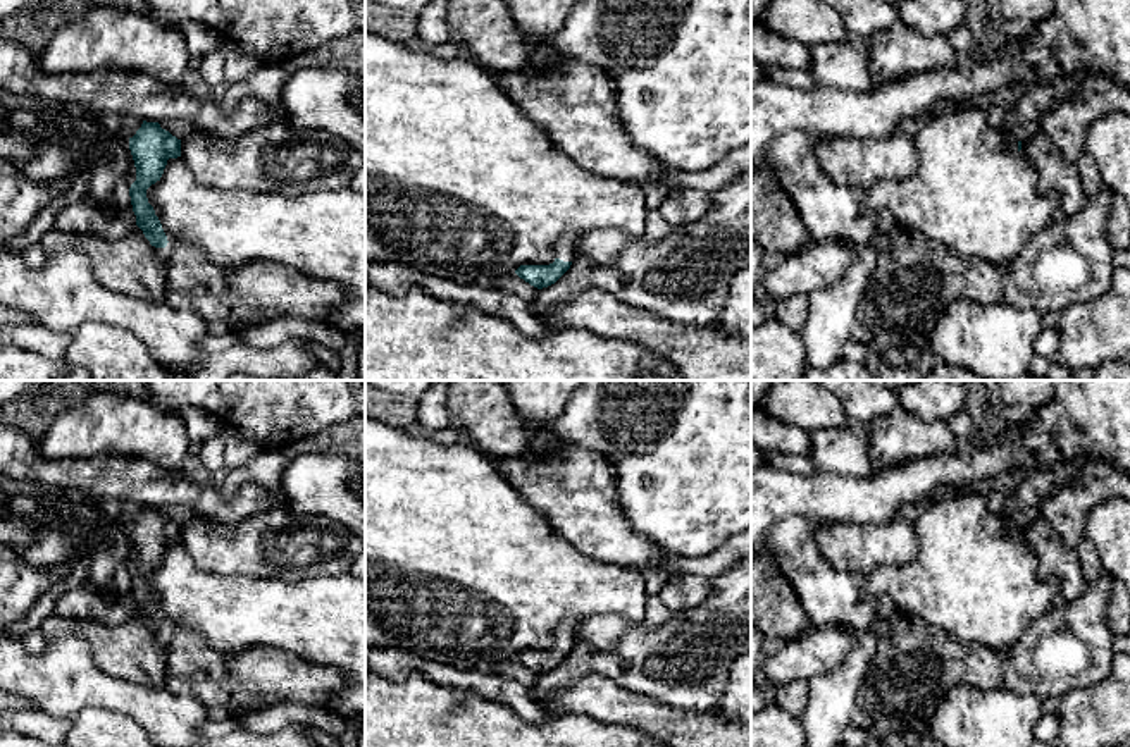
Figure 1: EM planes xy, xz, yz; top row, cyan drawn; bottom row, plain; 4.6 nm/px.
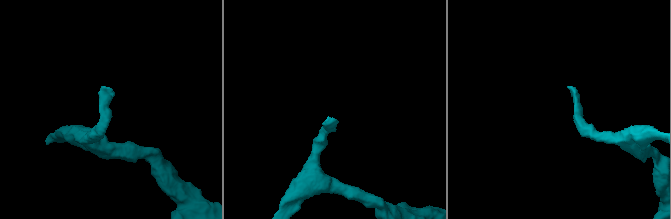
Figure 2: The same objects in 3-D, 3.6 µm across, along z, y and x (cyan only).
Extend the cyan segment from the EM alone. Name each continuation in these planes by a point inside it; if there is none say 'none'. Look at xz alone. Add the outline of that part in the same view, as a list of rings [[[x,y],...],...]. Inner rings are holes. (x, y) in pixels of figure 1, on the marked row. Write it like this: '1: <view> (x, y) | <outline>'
1: xz (565, 248) | [[[567,232],[558,238],[555,244],[555,258],[560,258],[563,262],[572,262],[577,255],[579,243],[584,234],[581,232]]]

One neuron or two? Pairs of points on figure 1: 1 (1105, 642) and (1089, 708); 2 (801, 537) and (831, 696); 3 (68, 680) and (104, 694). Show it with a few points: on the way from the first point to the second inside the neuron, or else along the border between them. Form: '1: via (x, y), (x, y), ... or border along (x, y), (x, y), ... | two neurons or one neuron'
1: border along (1111, 661), (1103, 679), (1060, 697) | two neurons
2: via (815, 577), (862, 623), (860, 656) | one neuron
3: via (76, 684), (95, 689) | one neuron

